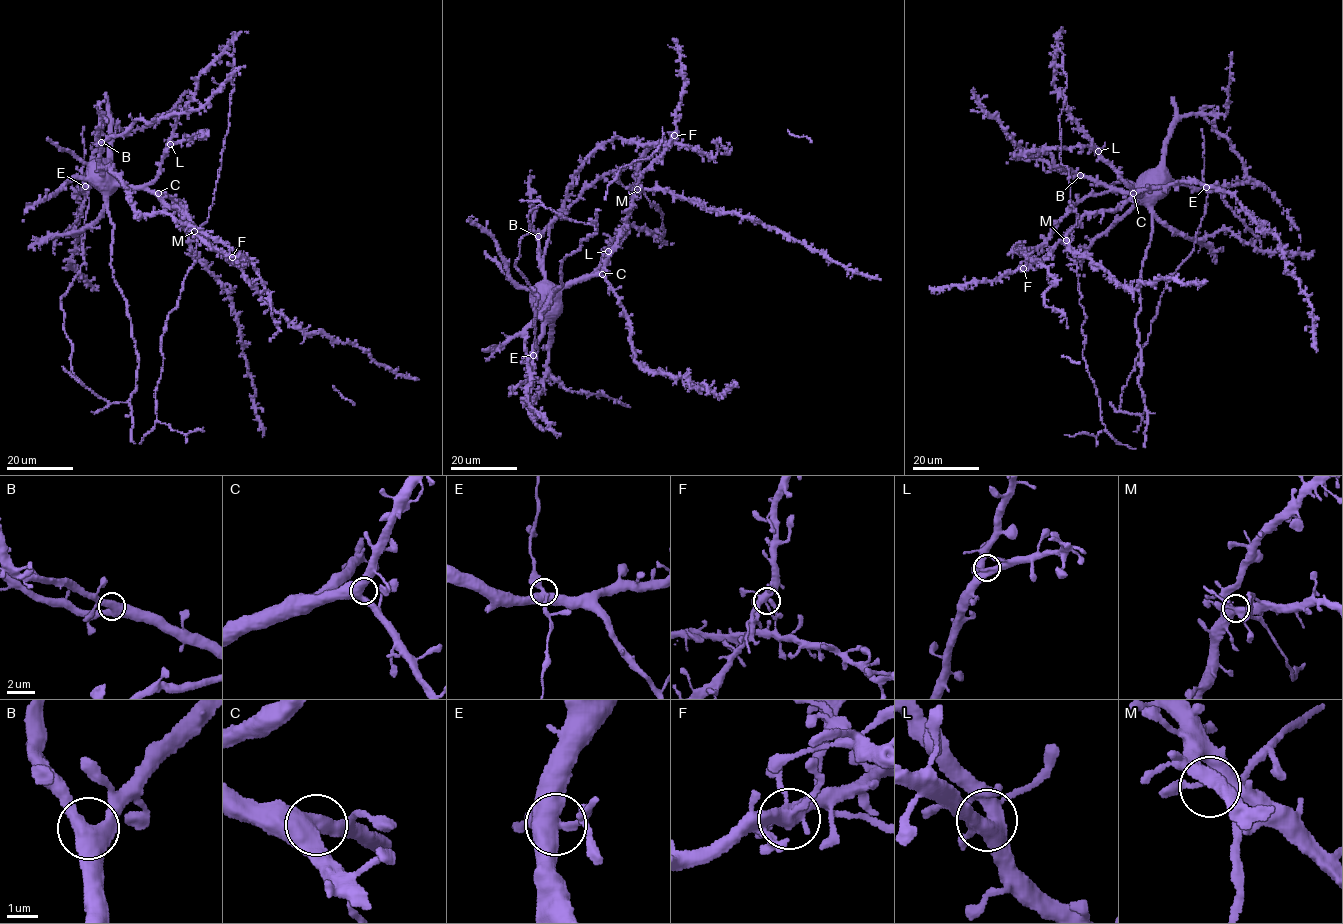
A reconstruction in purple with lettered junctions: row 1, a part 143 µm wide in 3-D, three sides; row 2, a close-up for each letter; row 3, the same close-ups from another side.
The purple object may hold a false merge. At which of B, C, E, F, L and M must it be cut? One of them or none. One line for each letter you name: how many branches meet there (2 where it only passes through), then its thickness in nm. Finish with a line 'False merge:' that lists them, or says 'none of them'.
False merge: none of them

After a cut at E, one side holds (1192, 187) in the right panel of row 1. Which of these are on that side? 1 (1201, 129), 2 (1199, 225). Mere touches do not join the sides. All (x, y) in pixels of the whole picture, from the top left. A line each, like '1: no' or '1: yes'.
1: no
2: no

